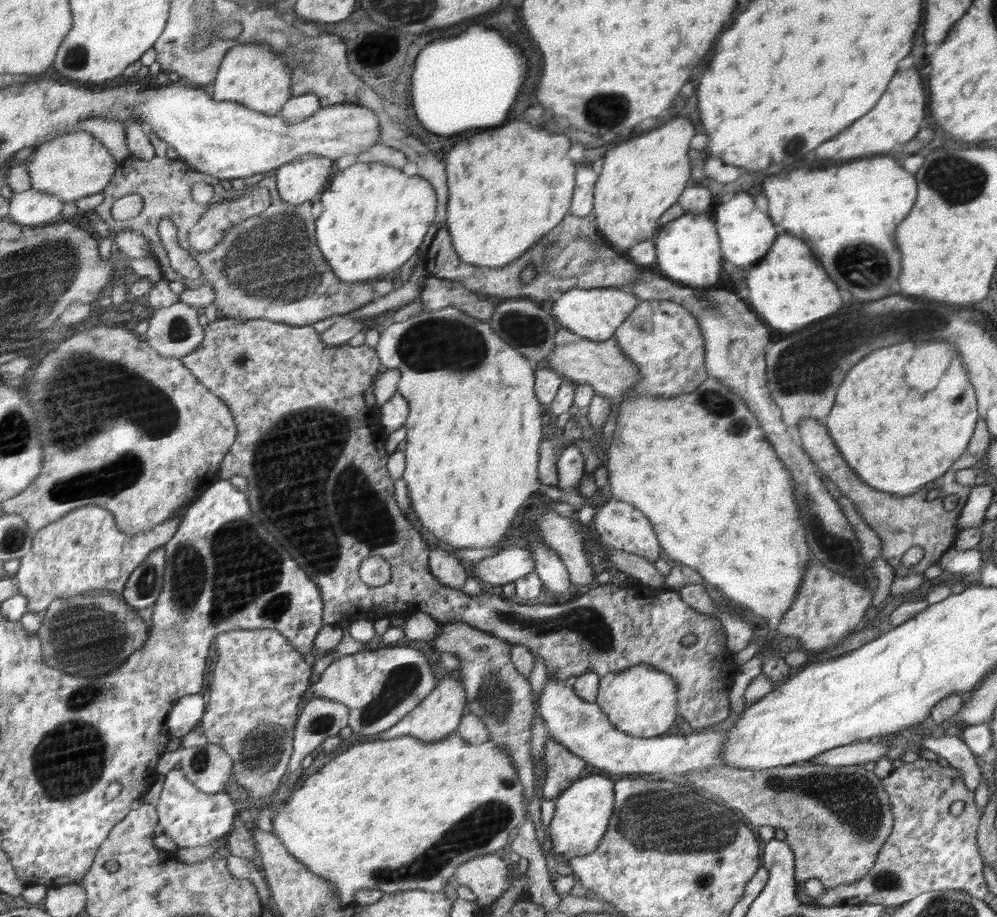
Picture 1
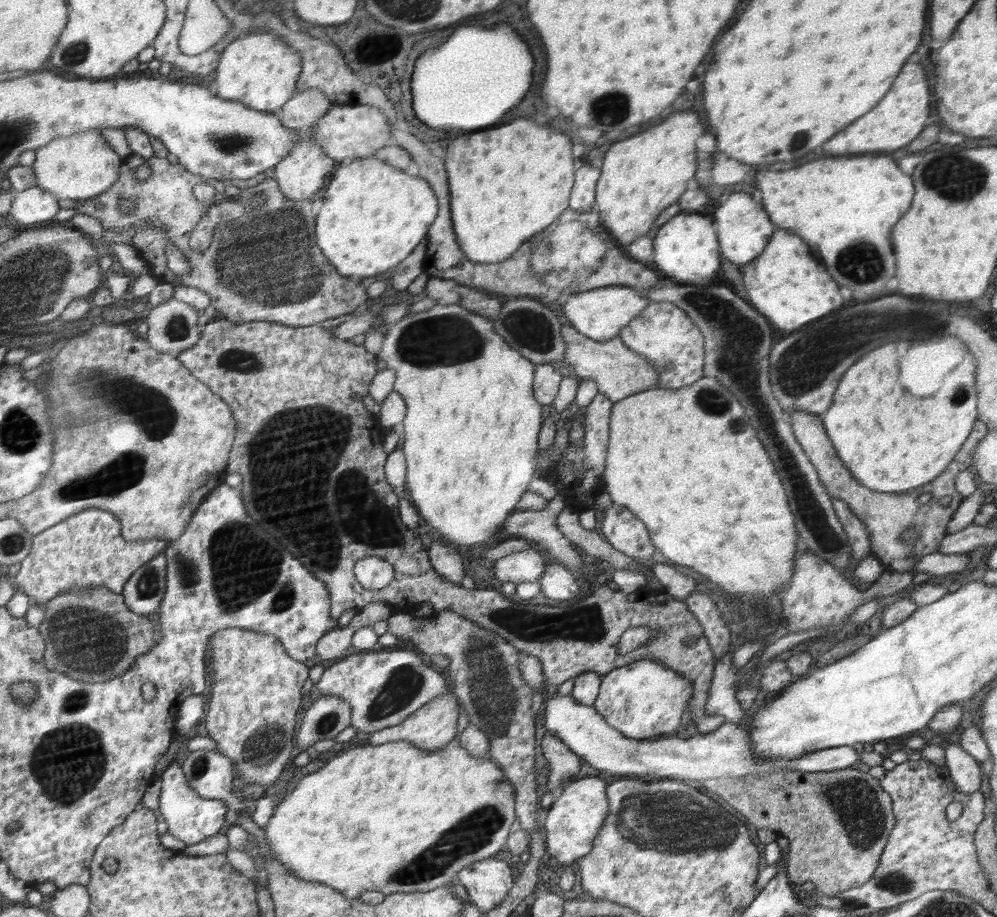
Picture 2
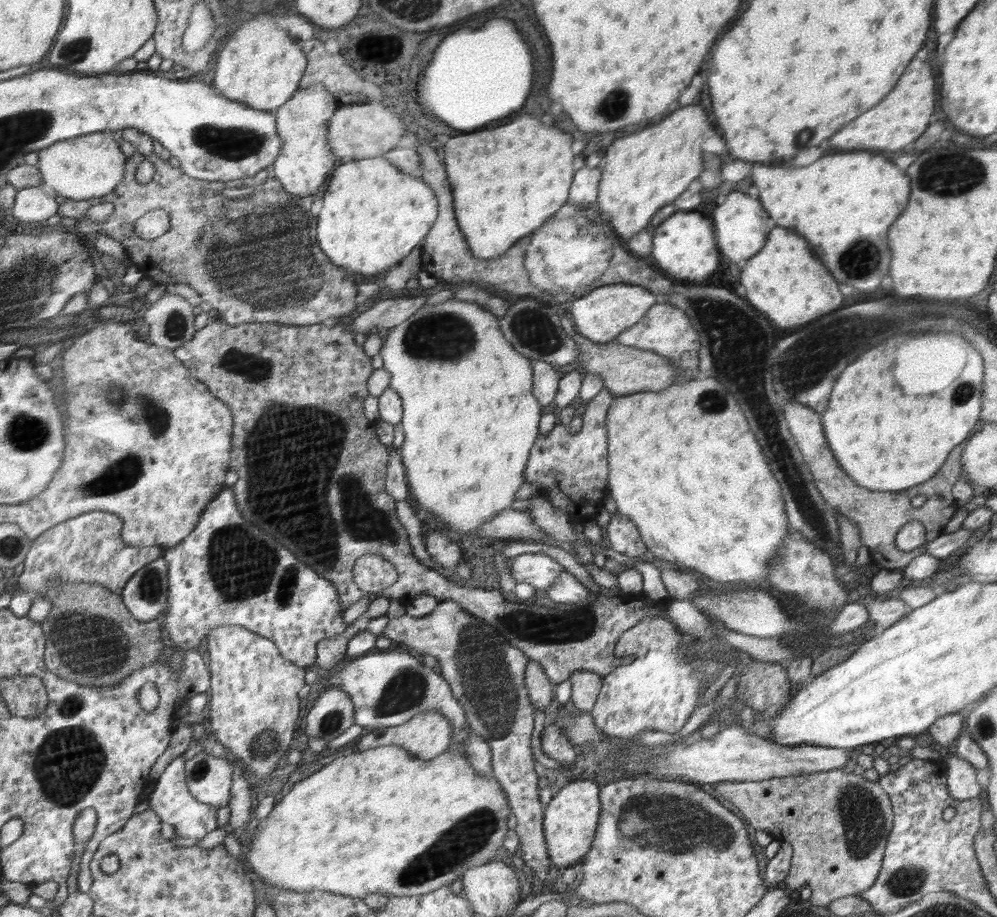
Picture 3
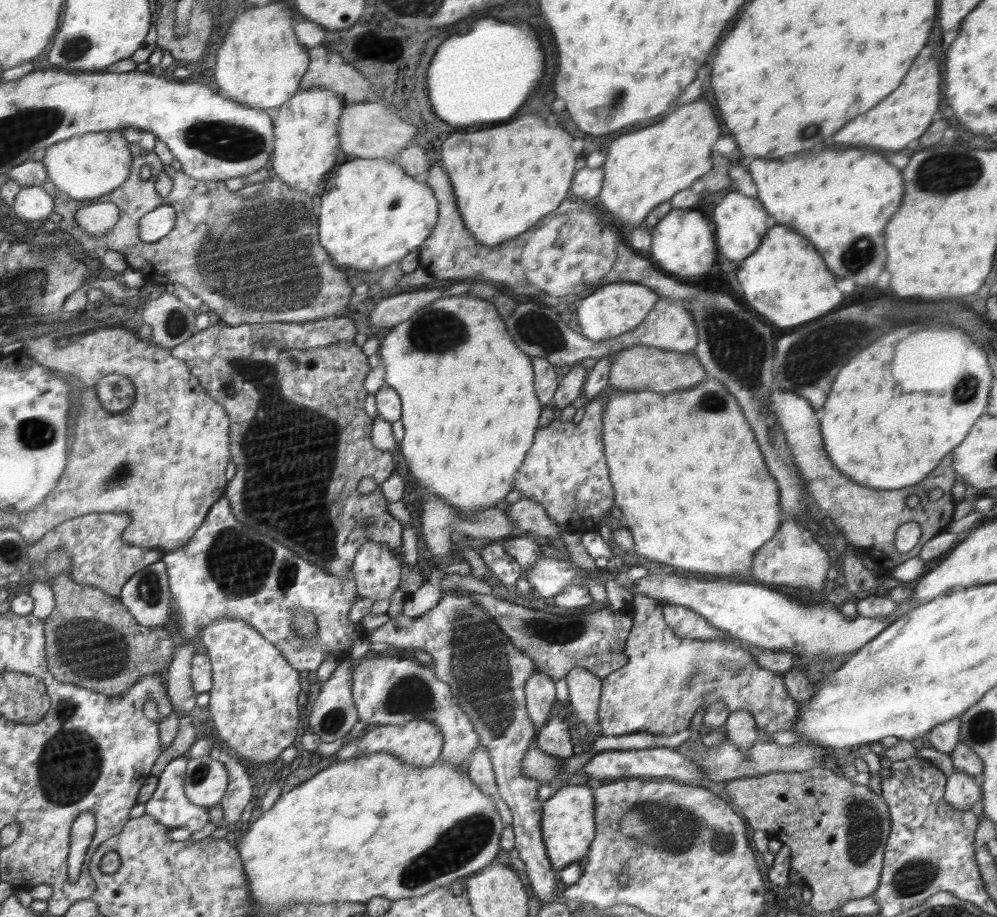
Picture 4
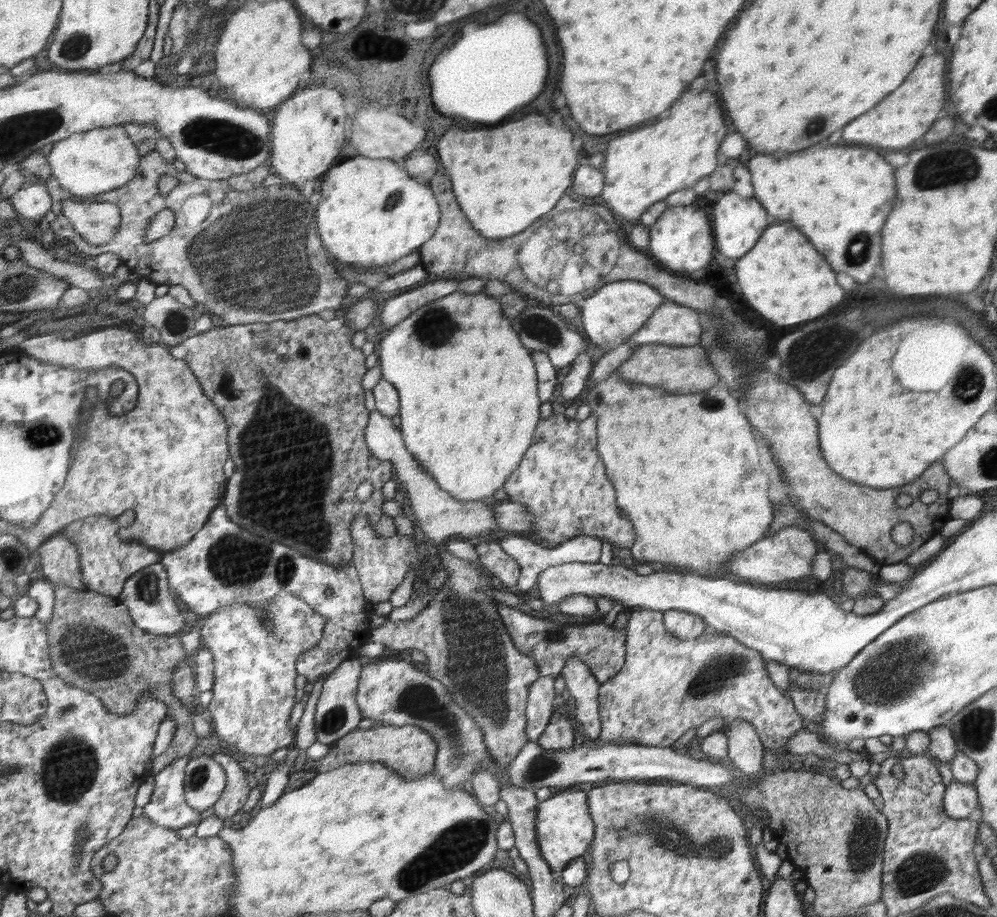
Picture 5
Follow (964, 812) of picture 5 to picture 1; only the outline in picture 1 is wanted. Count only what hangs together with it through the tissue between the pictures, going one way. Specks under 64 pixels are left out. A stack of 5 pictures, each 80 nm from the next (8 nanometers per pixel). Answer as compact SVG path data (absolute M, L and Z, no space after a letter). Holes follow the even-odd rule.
M942 736L939 738L922 739L917 745L924 749L932 750L937 755L945 758L950 766L961 775L963 783L968 790L978 788L981 772L973 752L966 746L963 739L956 736Z

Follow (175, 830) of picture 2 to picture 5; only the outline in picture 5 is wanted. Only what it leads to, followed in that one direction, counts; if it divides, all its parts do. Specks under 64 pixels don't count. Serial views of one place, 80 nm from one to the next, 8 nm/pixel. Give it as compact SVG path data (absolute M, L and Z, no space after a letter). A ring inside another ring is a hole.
M182 757L164 767L154 777L150 800L142 807L143 815L154 824L177 830L201 822L200 811L190 808L185 801L185 768L189 757Z

